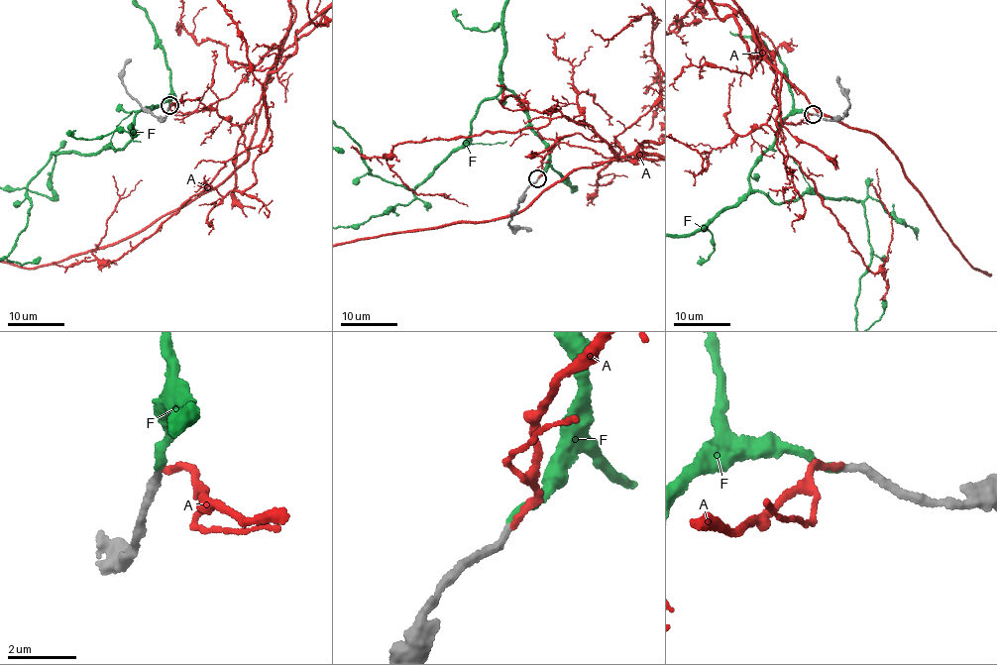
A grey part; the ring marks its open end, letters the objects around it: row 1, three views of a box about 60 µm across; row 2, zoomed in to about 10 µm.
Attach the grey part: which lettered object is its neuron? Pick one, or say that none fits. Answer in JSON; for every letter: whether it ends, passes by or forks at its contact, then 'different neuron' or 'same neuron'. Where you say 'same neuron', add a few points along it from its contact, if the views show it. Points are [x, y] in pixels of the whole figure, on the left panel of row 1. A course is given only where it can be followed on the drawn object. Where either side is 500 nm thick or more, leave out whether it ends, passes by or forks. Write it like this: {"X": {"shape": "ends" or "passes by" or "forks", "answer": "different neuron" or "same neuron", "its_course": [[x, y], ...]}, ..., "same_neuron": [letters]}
{"A": {"shape": "ends", "answer": "different neuron"}, "F": {"shape": "ends", "answer": "same neuron"}, "same_neuron": ["F"]}

